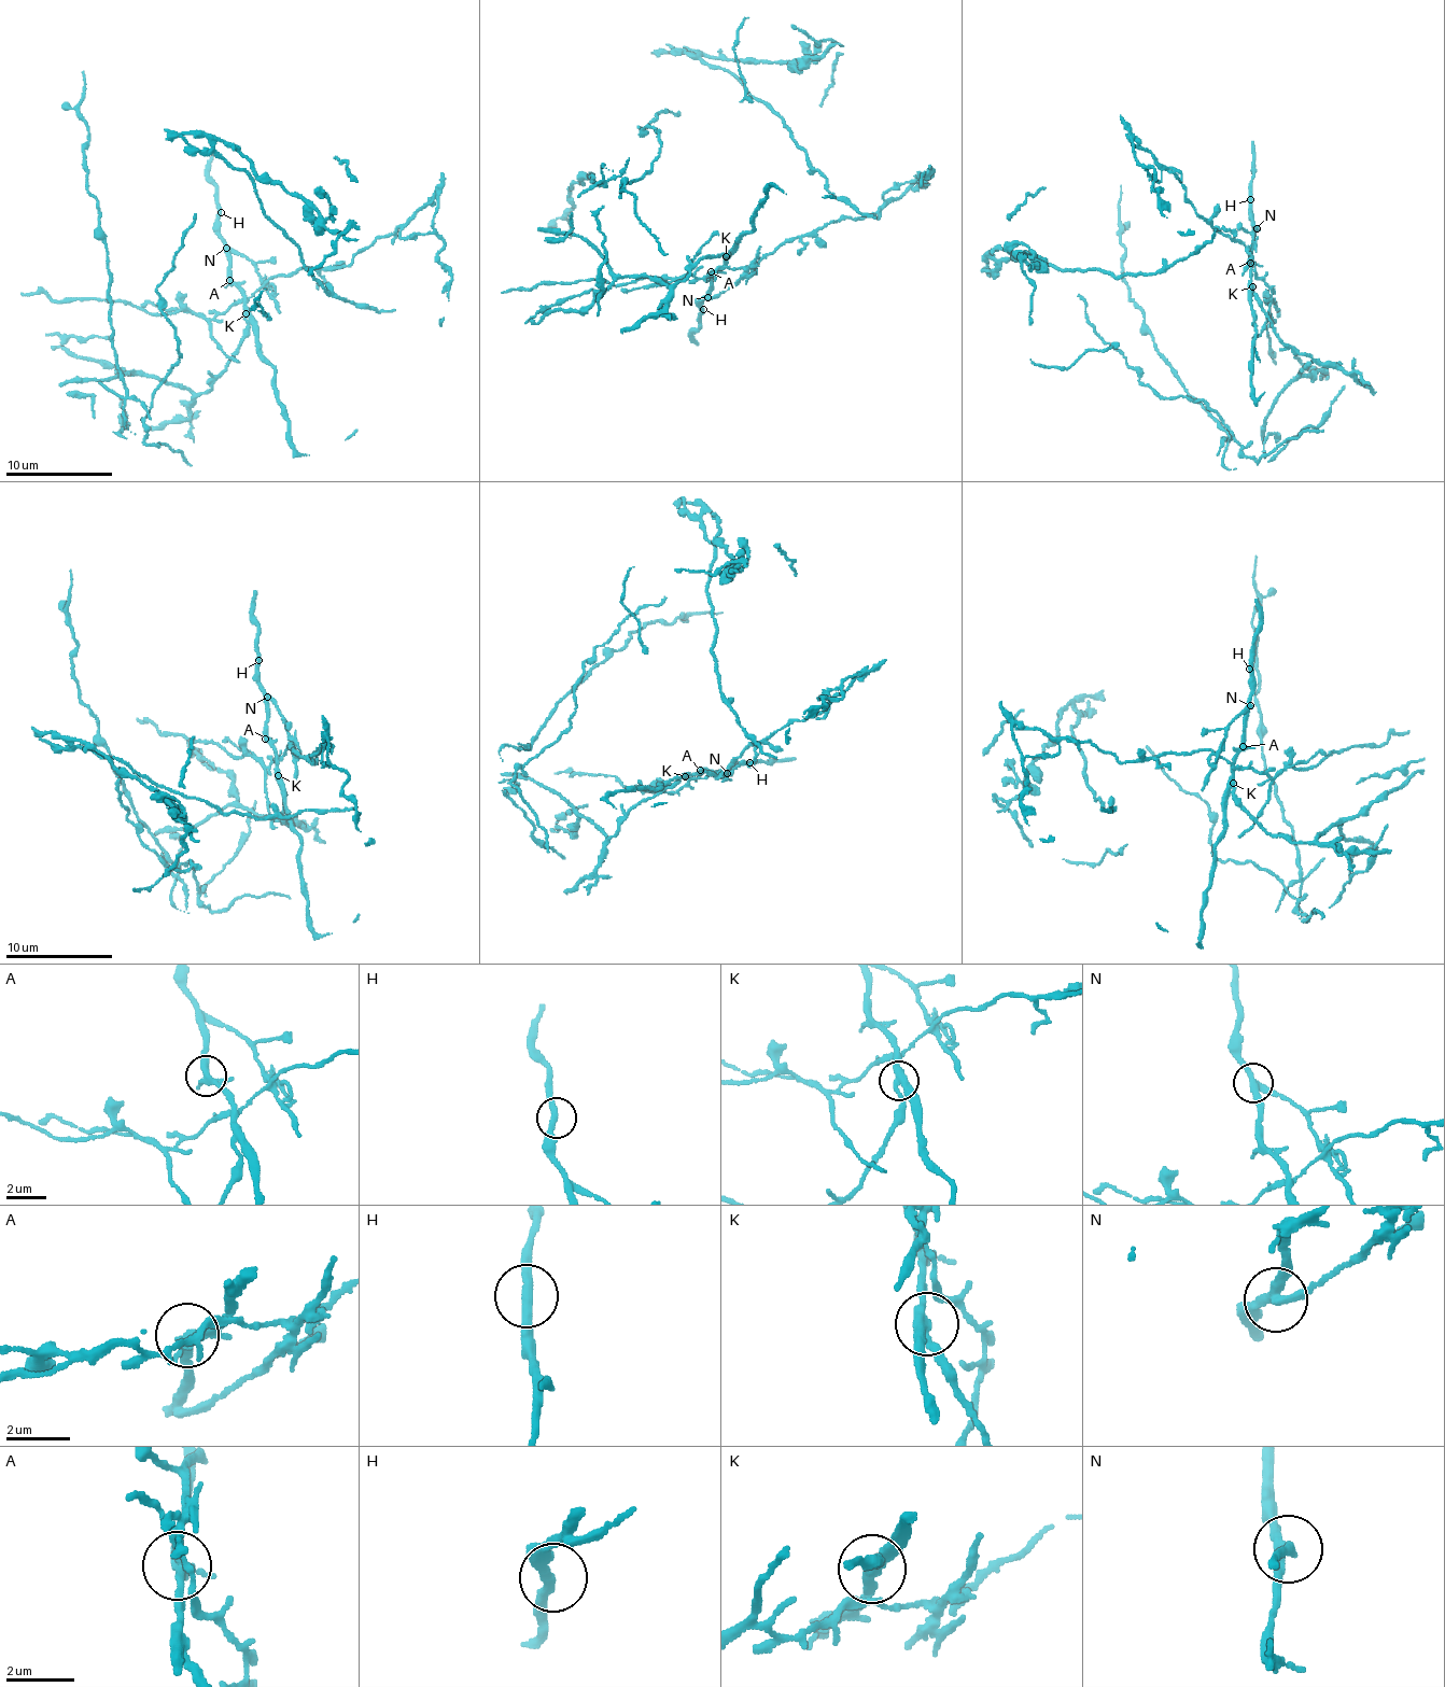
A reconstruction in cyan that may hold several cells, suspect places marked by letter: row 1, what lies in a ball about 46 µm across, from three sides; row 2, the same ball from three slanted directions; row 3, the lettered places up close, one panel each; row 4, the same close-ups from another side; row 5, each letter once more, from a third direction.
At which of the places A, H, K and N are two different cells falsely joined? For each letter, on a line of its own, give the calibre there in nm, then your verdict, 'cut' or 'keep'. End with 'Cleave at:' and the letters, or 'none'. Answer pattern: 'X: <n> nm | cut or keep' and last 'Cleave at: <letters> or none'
A: 280 nm | keep
H: 280 nm | keep
K: 300 nm | cut
N: 280 nm | cut
Cleave at: K, N

